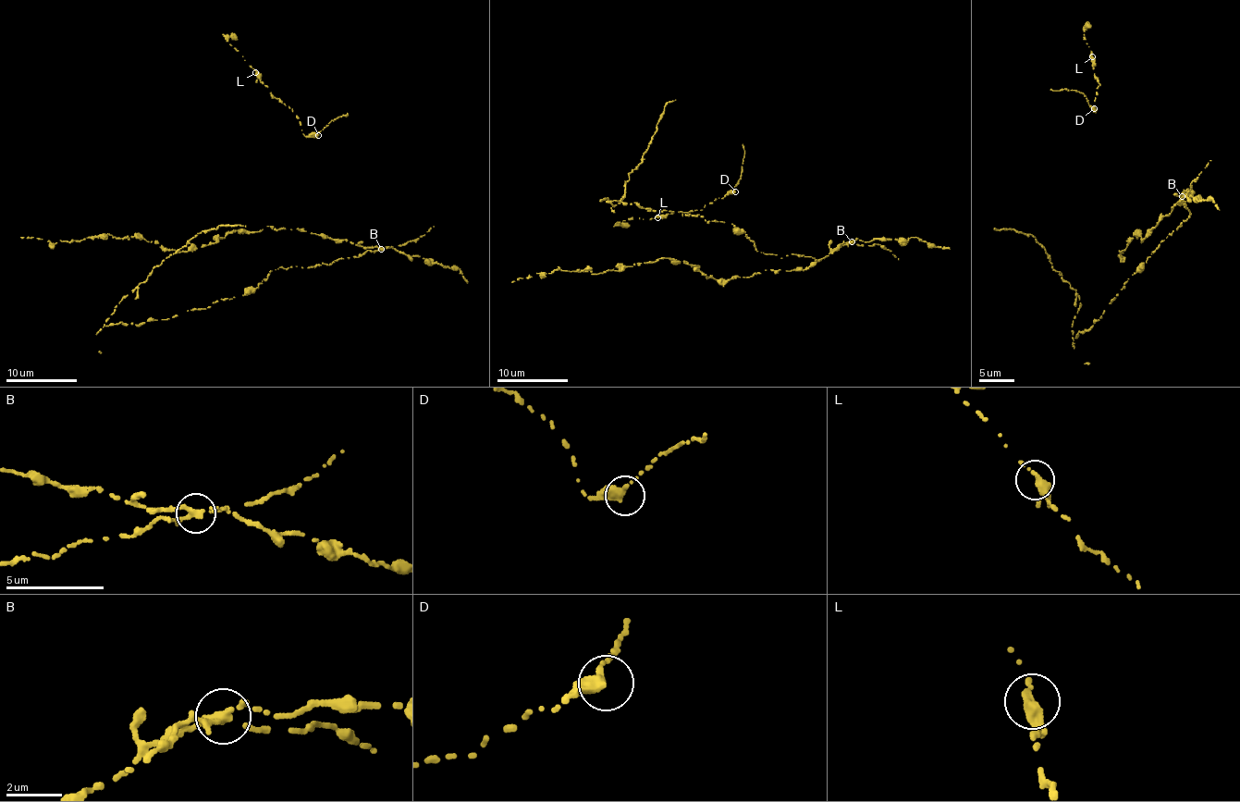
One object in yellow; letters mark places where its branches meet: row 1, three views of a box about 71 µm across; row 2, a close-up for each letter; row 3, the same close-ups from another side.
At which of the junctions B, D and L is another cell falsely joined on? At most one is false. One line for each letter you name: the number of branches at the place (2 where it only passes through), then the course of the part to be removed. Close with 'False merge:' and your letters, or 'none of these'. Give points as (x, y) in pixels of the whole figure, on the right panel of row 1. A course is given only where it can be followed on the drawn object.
B: branches 2; course (1182, 196), (1190, 214), (1074, 339), (1078, 297), (1040, 244), (1032, 235), (994, 229)
False merge: B

